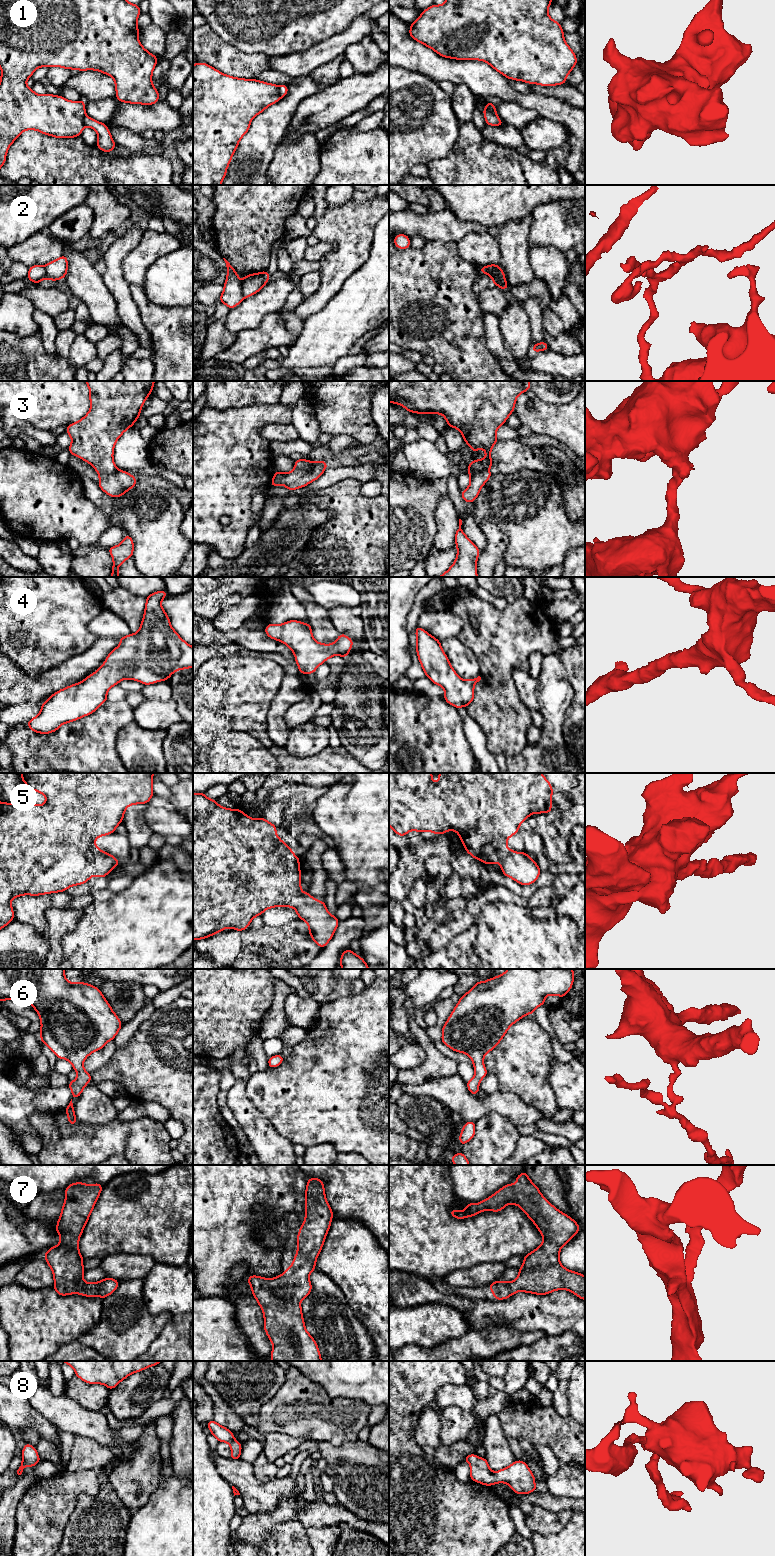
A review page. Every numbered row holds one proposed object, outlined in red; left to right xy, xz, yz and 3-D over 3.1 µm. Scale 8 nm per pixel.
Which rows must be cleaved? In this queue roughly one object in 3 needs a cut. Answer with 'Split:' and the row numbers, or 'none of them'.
Split: 1, 2, 3

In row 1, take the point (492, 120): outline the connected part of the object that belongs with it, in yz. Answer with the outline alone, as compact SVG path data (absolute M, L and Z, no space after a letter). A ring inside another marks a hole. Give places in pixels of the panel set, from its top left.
M483 111L483 113L484 113L484 117L487 125L490 125L490 126L500 125L501 120L498 116L495 116L493 113L489 111Z

